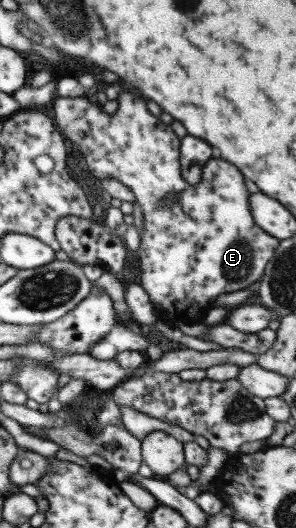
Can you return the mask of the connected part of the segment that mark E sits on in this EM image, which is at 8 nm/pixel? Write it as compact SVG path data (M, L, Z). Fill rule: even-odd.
M127 89L118 94L117 101L118 110L112 115L107 114L92 96L55 96L48 110L63 135L82 154L94 177L99 180L118 179L134 192L135 201L144 211L137 250L141 269L140 285L148 293L152 307L160 311L162 319L168 319L170 325L176 326L182 322L182 318L177 317L178 311L187 311L189 315L204 314L218 295L246 289L260 281L266 263L272 259L280 241L272 235L266 235L266 231L254 223L245 179L232 163L210 158L202 168L200 181L191 185L182 177L179 162L181 139L175 136L172 126L150 113L146 108L147 103L140 96L134 98ZM168 195L176 197L170 206L162 204Z

